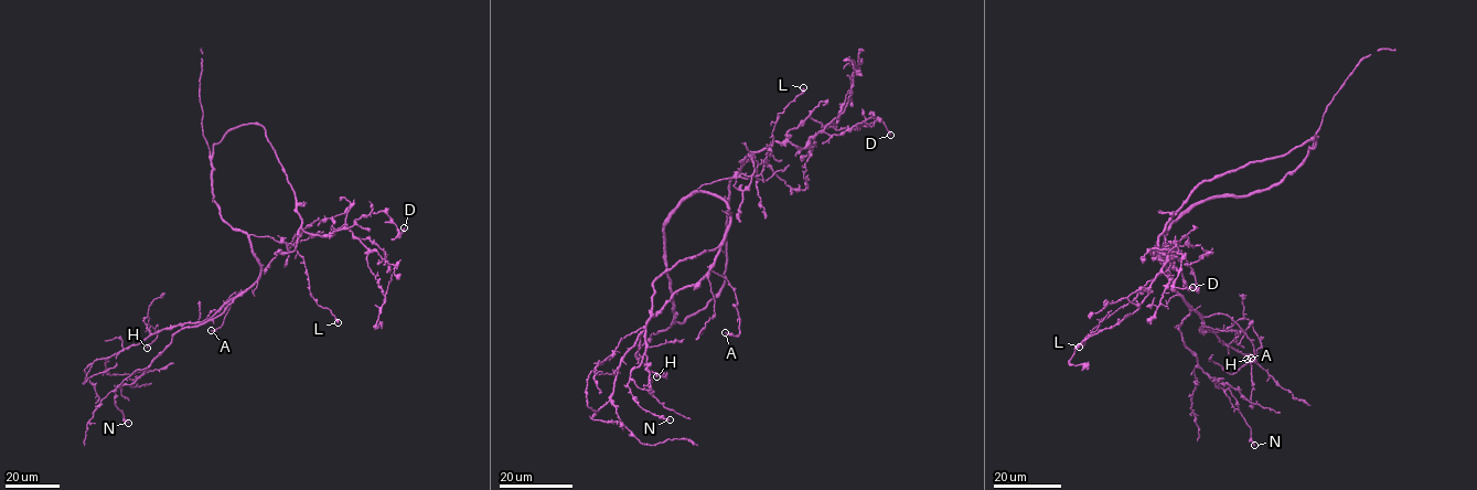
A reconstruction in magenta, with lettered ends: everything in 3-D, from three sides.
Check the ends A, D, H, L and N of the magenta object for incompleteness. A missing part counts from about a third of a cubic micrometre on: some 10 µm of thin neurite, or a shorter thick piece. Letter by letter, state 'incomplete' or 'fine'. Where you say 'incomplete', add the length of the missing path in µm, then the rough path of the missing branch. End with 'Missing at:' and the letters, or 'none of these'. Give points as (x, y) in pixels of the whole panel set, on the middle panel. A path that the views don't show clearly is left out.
A: fine
D: fine
H: fine
L: fine
N: incomplete; missing 25 µm; course (670, 419), (698, 438), (706, 467)
Missing at: N

